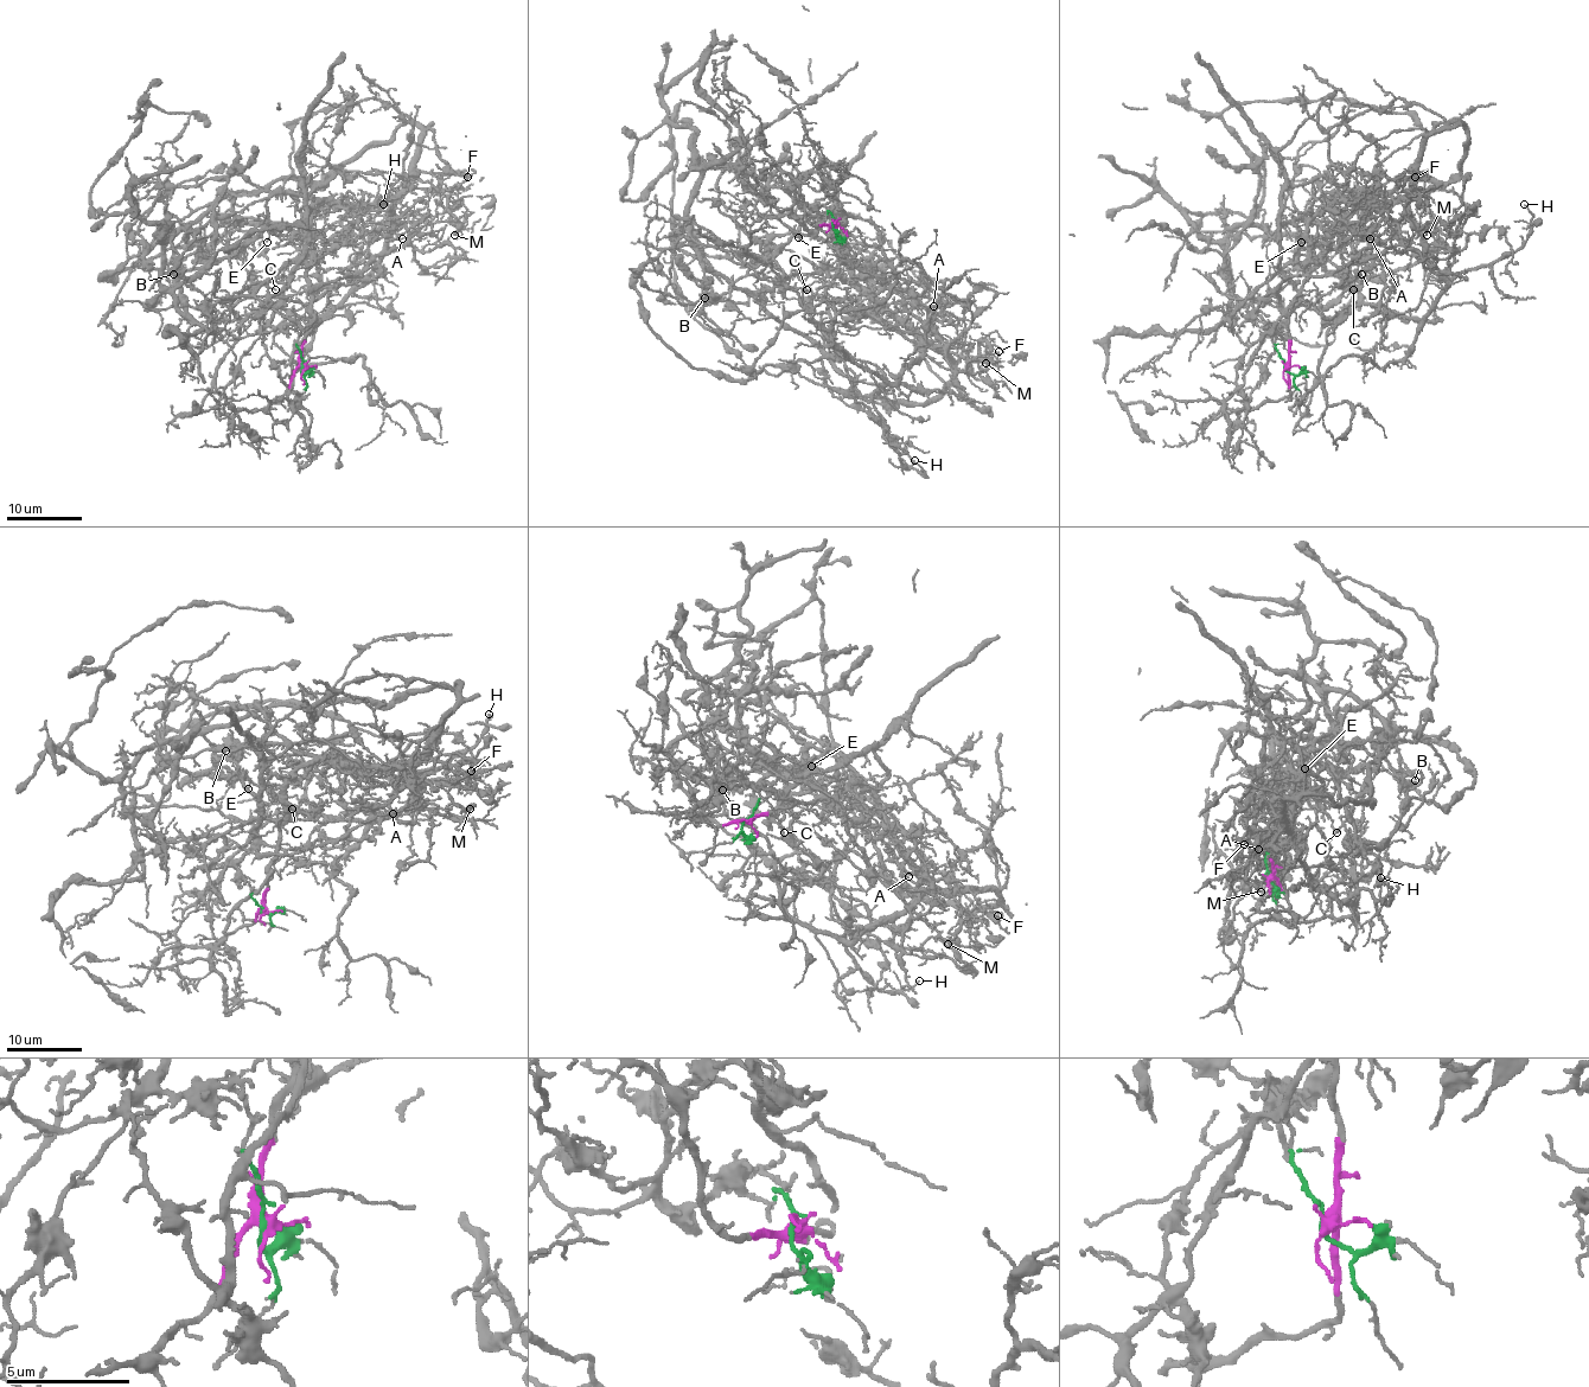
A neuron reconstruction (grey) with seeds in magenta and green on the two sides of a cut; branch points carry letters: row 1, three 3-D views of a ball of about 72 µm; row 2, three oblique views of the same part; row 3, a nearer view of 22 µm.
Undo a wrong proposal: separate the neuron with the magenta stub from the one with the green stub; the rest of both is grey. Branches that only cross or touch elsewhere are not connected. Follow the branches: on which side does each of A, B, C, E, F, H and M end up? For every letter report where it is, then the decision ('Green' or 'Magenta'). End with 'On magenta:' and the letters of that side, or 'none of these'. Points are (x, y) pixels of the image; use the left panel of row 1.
A: Place: (402, 238). Magenta
B: Place: (173, 274). Green
C: Place: (275, 289). Green
E: Place: (267, 242). Green
F: Place: (467, 177). Magenta
H: Place: (383, 204). Magenta
M: Place: (454, 235). Magenta
On magenta: A, F, H, M

